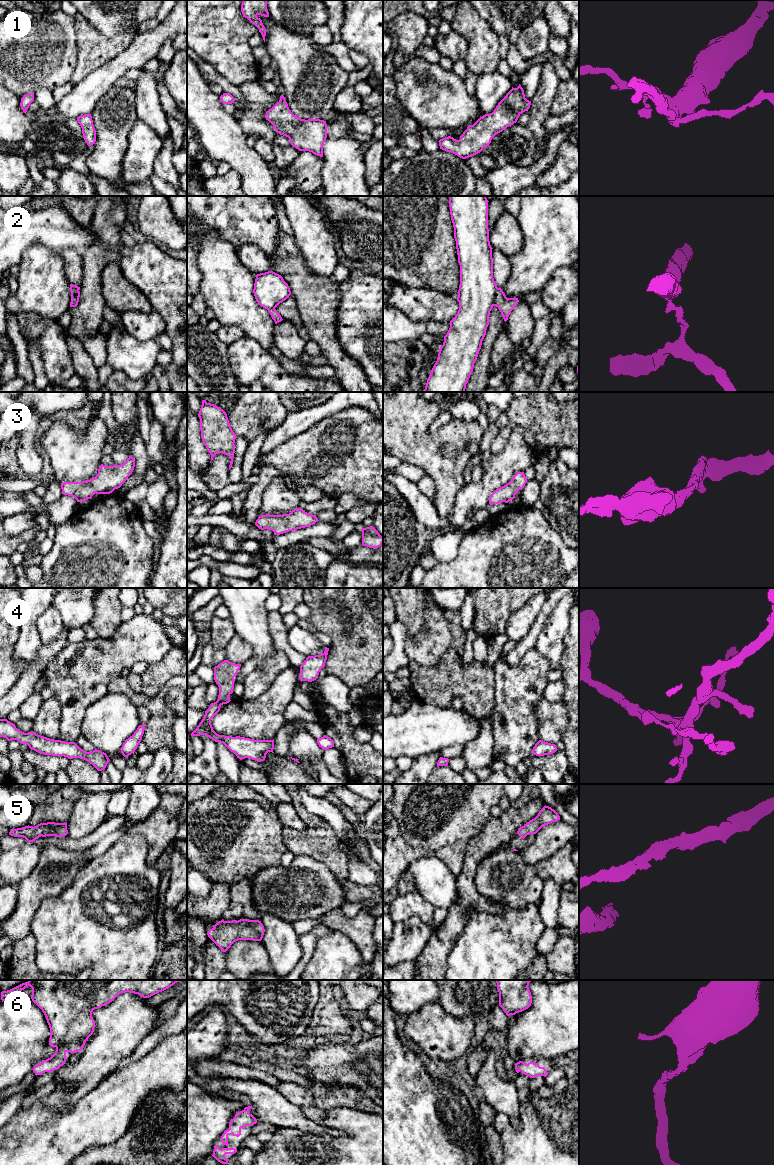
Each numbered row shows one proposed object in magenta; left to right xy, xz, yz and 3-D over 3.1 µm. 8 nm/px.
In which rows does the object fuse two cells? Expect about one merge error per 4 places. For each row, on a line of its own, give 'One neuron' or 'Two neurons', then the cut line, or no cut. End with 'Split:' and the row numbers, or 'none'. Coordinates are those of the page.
1: One neuron. No split
2: Two neurons. Split along yz (499, 288), (495, 294), (493, 305)
3: One neuron. No split
4: One neuron. No split
5: One neuron. No split
6: One neuron. No split
Split: 2

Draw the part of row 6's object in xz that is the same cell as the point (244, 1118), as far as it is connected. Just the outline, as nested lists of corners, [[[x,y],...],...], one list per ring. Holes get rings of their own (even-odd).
[[[252,1105],[245,1107],[242,1111],[237,1112],[235,1117],[229,1123],[229,1129],[225,1130],[221,1136],[221,1141],[224,1145],[228,1146],[228,1136],[233,1135],[239,1137],[241,1129],[246,1126],[253,1126],[257,1123],[257,1119],[249,1113]]]

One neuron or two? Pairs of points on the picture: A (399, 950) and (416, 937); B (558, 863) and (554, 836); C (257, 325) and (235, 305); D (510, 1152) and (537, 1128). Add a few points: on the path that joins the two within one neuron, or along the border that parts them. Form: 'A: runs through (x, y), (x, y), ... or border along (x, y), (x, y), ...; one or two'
A: runs through (403, 946), (412, 937); one
B: border along (568, 841), (548, 858), (541, 860), (536, 865); two
C: runs through (252, 320), (240, 309); one
D: runs through (517, 1148), (530, 1135); one

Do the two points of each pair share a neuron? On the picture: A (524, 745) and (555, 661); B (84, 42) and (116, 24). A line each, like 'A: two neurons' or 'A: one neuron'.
A: two neurons
B: two neurons

